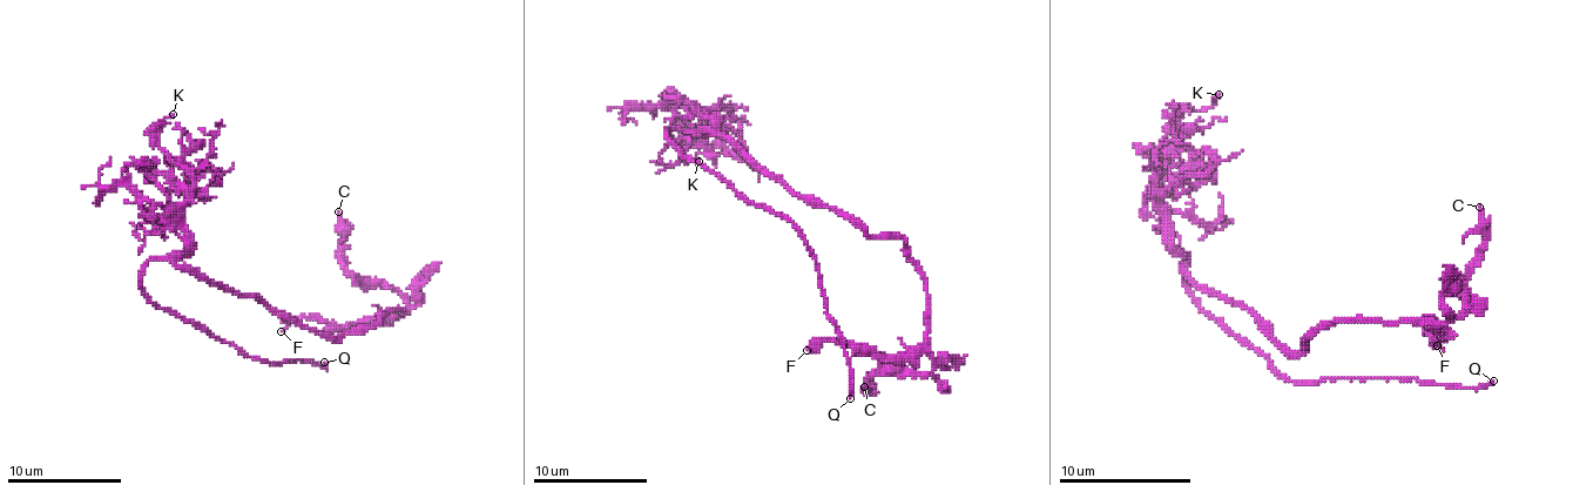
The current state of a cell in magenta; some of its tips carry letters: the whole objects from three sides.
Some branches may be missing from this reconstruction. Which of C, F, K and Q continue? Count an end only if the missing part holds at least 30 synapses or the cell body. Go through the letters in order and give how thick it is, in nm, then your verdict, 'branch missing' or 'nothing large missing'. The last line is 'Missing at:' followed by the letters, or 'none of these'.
C: calibre 260 nm; nothing large missing
F: calibre 190 nm; nothing large missing
K: calibre 110 nm; nothing large missing
Q: calibre 200 nm; branch missing
Missing at: Q

